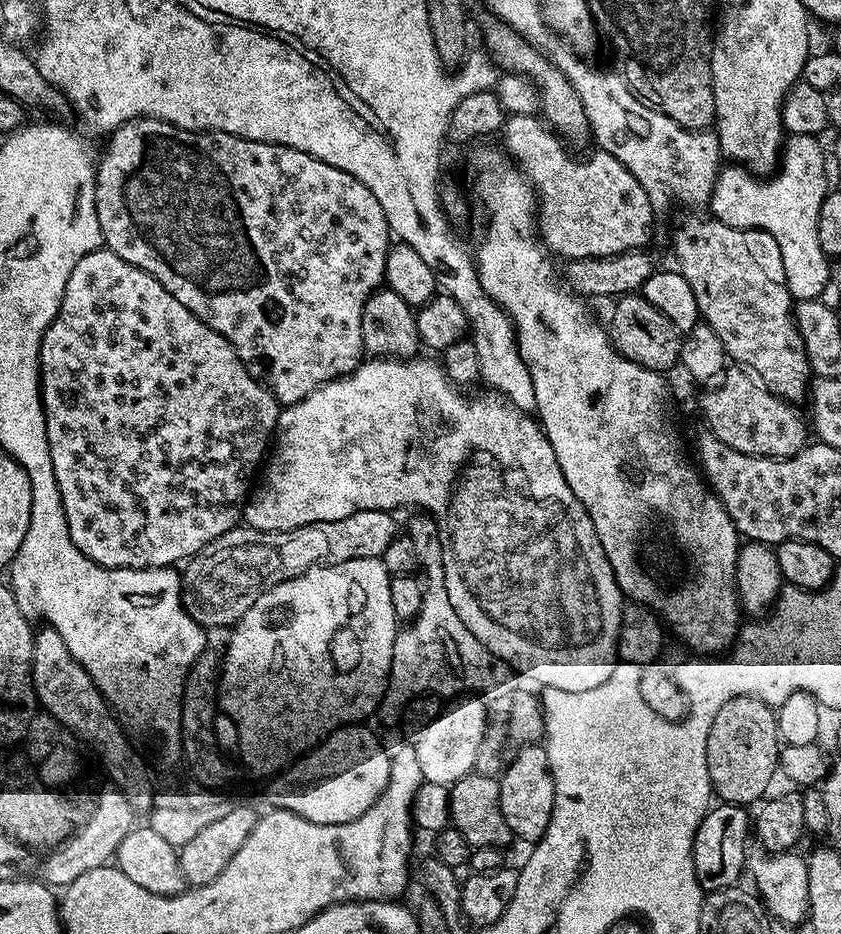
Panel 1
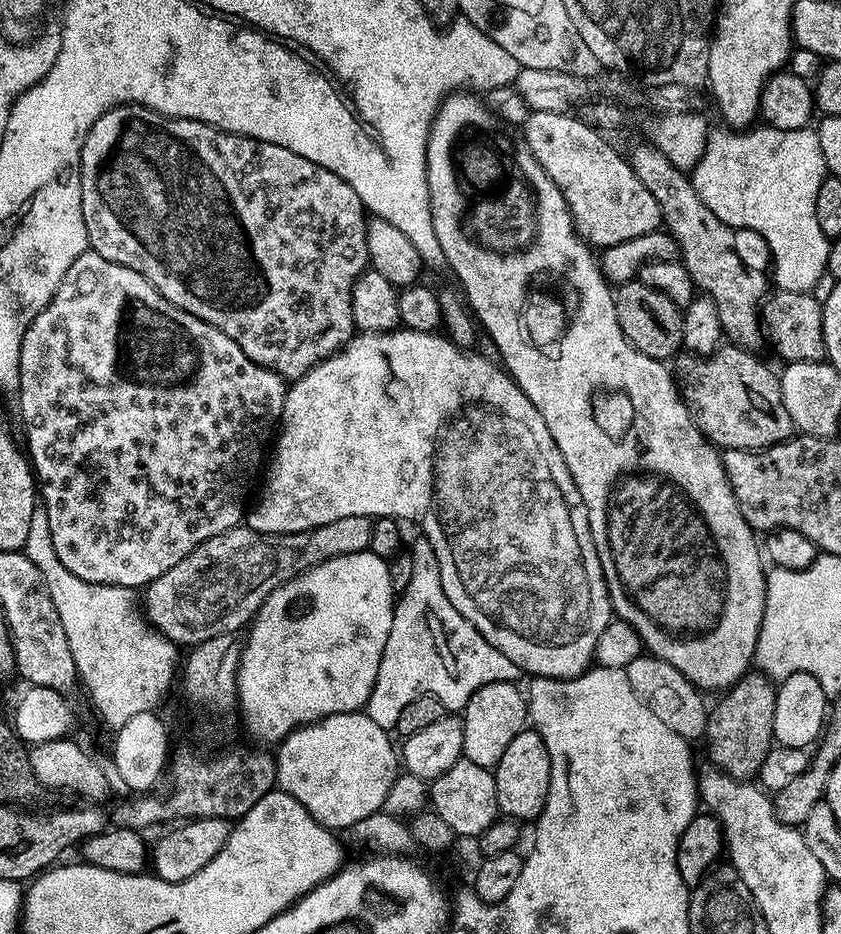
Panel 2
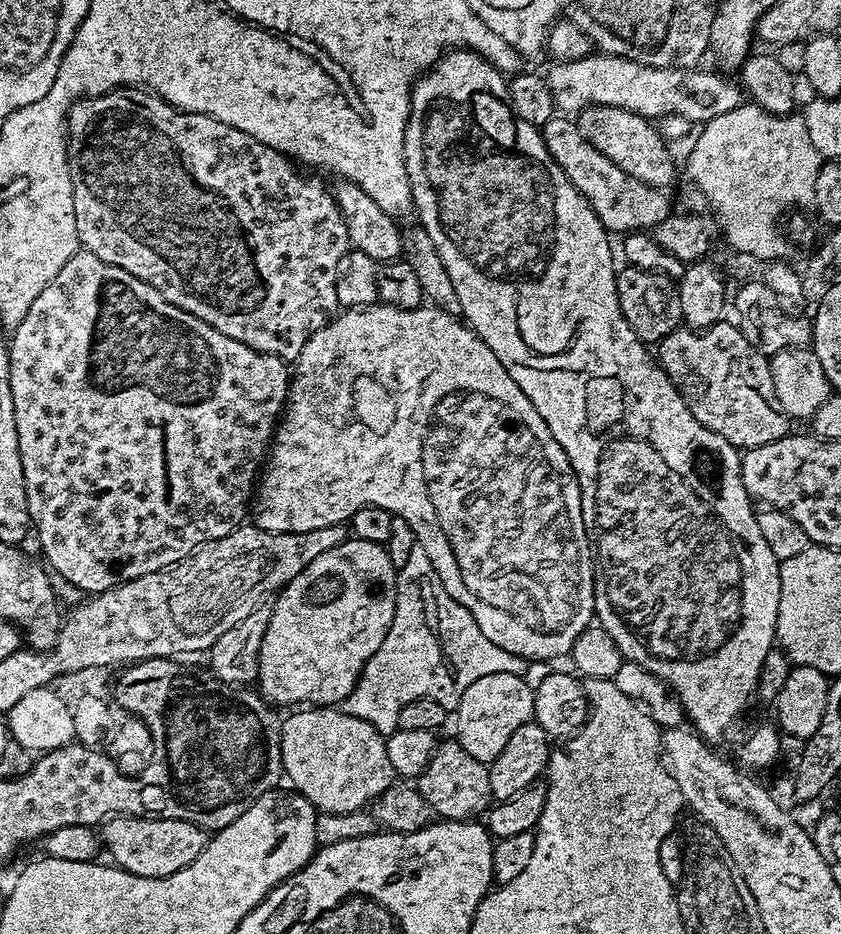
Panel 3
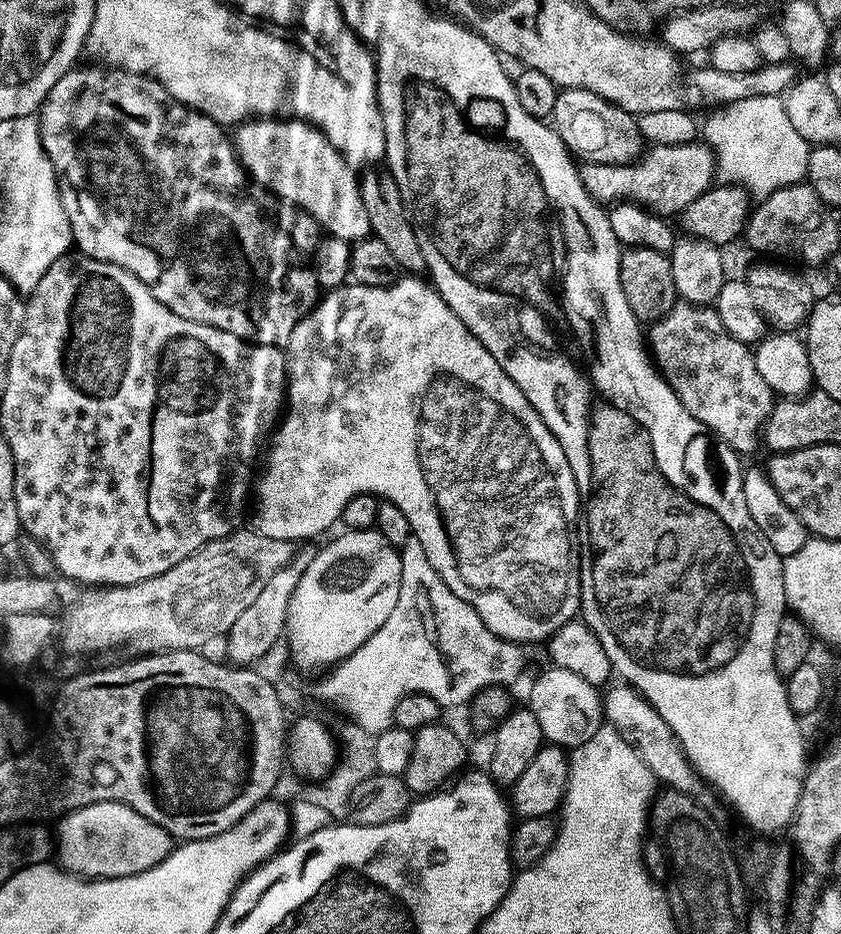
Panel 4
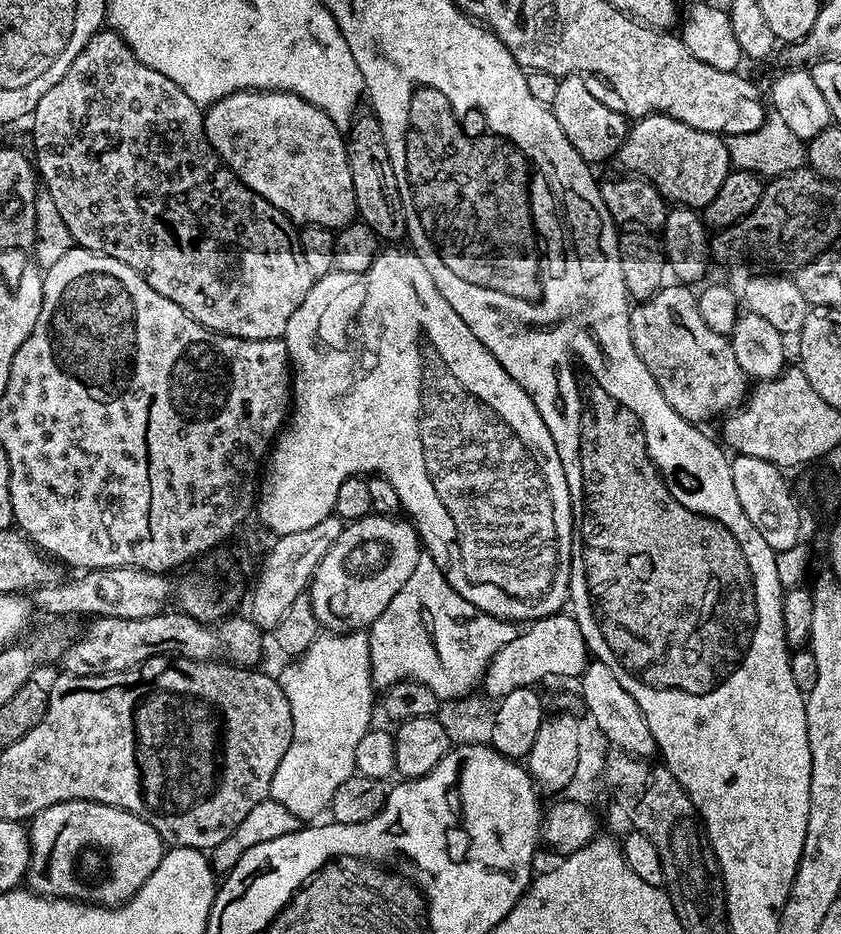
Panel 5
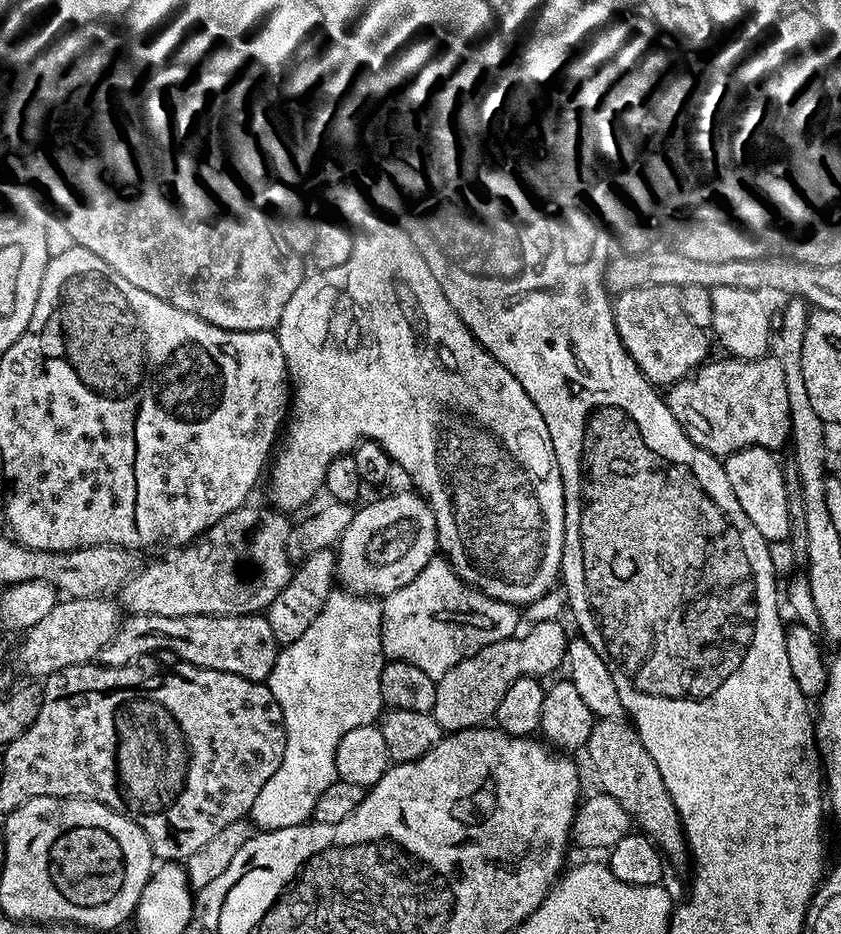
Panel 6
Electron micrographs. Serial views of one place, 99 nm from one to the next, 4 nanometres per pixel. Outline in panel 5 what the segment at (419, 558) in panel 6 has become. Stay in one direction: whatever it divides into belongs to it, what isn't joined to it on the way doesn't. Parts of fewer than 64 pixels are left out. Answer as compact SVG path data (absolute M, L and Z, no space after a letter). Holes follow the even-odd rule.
M373 514L351 521L322 558L307 591L318 624L328 630L367 629L406 586L421 554L420 536L407 519Z

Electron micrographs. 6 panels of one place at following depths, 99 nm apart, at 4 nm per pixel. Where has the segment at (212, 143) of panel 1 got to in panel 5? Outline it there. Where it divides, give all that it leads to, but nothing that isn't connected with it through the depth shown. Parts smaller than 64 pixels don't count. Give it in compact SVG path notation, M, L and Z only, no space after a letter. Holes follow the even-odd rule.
M101 30L90 38L90 42L86 42L86 46L78 54L78 58L74 58L74 62L70 62L70 70L66 70L66 74L62 74L62 78L58 78L58 82L54 82L54 86L50 86L50 90L46 90L46 94L42 94L38 106L32 111L30 123L32 123L32 144L36 147L35 165L38 167L43 185L45 182L48 186L47 195L51 196L54 204L58 206L58 212L62 214L62 222L66 222L73 241L79 247L88 248L92 252L100 252L110 258L118 258L118 262L126 262L126 266L130 266L154 290L158 290L158 294L162 294L162 298L170 298L170 302L174 302L187 316L194 318L202 327L208 328L211 332L220 332L223 336L237 336L243 340L278 340L283 337L294 310L298 310L298 306L302 306L306 294L310 294L314 283L314 277L310 274L310 266L306 266L306 254L302 254L297 225L282 210L278 210L270 202L266 202L266 198L262 198L257 192L250 191L244 181L237 178L232 173L232 169L220 159L220 155L213 150L212 143L204 133L204 112L201 105L195 104L186 94L186 90L174 86L174 82L170 82L170 78L166 78L166 74L158 74L158 70L150 70L145 64L138 62L138 58L130 50L130 46L126 46L126 42L118 33Z

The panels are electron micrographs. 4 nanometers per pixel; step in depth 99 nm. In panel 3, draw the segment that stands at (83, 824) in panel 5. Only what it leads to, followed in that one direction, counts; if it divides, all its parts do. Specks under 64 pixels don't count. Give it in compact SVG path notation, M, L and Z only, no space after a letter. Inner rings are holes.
M113 816L103 828L102 844L112 855L111 863L125 872L146 878L162 878L190 866L210 839L209 833L194 826L194 822L156 820L153 816Z

